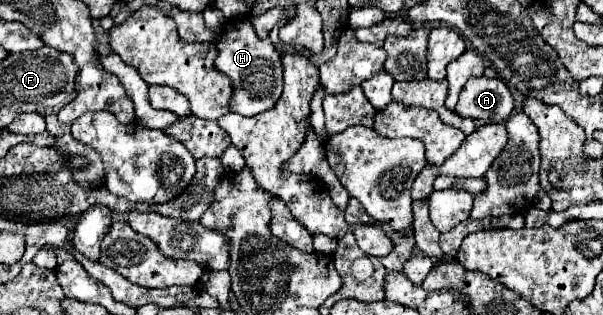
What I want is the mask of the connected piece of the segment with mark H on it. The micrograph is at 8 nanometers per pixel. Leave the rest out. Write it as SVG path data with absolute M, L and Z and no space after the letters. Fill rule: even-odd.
M237 17L225 23L223 39L217 43L219 55L215 67L231 77L235 93L231 99L231 111L241 115L257 115L265 109L273 109L283 91L283 65L281 55L269 39L257 39L253 25L247 17Z

